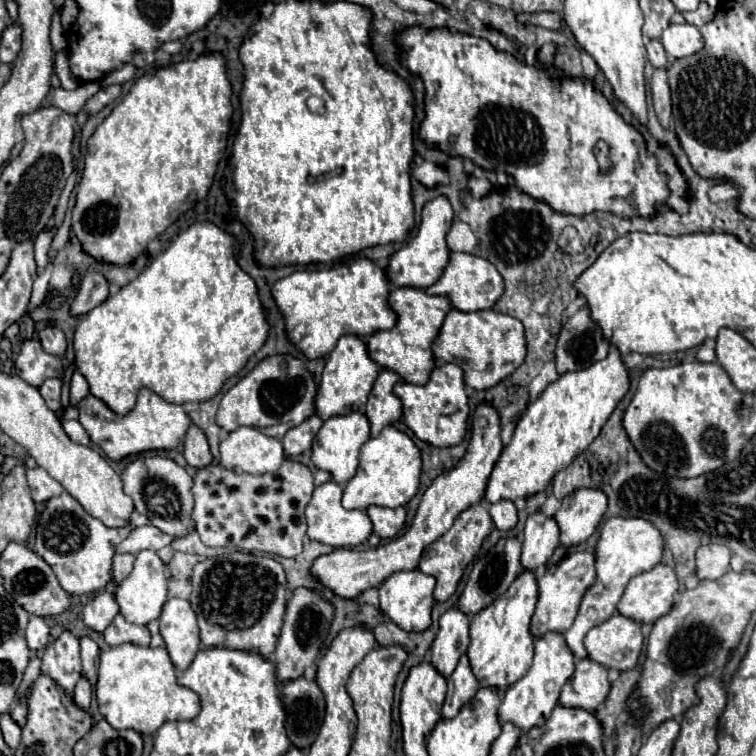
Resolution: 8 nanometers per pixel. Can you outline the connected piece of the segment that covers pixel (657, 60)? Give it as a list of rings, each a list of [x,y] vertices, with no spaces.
[[[659,40],[647,42],[647,62],[653,68],[665,68],[667,66],[667,54],[665,54],[665,48],[661,46]]]

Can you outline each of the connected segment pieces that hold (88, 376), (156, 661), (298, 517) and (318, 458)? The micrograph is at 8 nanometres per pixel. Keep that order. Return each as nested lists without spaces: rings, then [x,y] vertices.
[[[205,220],[205,222],[195,222],[193,226],[189,226],[185,232],[181,232],[173,242],[171,246],[159,254],[133,282],[129,282],[127,286],[119,288],[117,294],[111,294],[103,304],[99,304],[97,308],[93,308],[91,312],[87,312],[83,316],[83,320],[79,322],[77,330],[75,330],[75,340],[73,340],[73,346],[75,346],[75,362],[77,362],[77,370],[85,376],[85,380],[89,382],[89,390],[93,396],[97,396],[99,400],[103,400],[113,412],[117,414],[125,414],[129,412],[133,406],[135,406],[135,398],[137,398],[137,392],[139,388],[147,386],[149,390],[153,390],[157,396],[161,396],[163,400],[167,402],[173,402],[173,404],[185,404],[185,402],[201,402],[201,400],[209,400],[213,398],[223,382],[227,378],[231,378],[233,374],[237,374],[245,362],[249,360],[251,354],[255,354],[267,340],[269,336],[269,322],[265,318],[265,308],[261,304],[261,298],[259,298],[259,292],[257,292],[257,284],[255,280],[237,264],[235,260],[235,246],[237,246],[237,238],[225,230],[221,230],[219,226],[215,226],[213,222]]]
[[[125,642],[101,652],[95,694],[101,714],[115,730],[133,728],[141,734],[153,734],[169,720],[191,720],[199,714],[199,696],[177,684],[175,666],[165,646],[143,648]]]
[[[285,458],[273,474],[263,476],[239,474],[221,464],[209,464],[207,468],[199,468],[193,478],[191,492],[195,496],[195,508],[191,518],[205,546],[233,546],[245,552],[295,558],[303,552],[303,540],[307,536],[305,508],[313,490],[315,480],[311,470],[291,458]]]
[[[349,412],[343,416],[331,416],[323,422],[321,430],[317,432],[317,442],[313,442],[313,464],[321,470],[331,472],[333,482],[347,482],[355,476],[359,466],[359,448],[371,438],[369,434],[369,420],[361,412]]]

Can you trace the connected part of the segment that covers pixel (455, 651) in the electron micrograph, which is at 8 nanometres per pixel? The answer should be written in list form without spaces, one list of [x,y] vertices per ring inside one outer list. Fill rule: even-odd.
[[[459,608],[447,610],[439,618],[439,632],[431,646],[431,666],[443,678],[449,678],[459,658],[467,652],[469,640],[469,616],[459,612]]]

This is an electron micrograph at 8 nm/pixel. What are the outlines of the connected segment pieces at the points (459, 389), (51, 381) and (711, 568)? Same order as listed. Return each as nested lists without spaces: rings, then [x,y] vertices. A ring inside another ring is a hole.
[[[439,364],[425,386],[399,382],[393,390],[403,402],[403,420],[415,432],[415,436],[433,446],[445,448],[461,444],[467,432],[469,398],[465,392],[465,374],[457,364]]]
[[[47,378],[39,386],[39,392],[53,412],[59,410],[59,406],[61,406],[61,402],[59,402],[59,398],[61,398],[61,378]]]
[[[717,544],[701,546],[695,556],[697,578],[705,580],[705,578],[719,578],[727,574],[731,570],[729,558],[731,558],[731,552],[725,546],[717,546]]]

